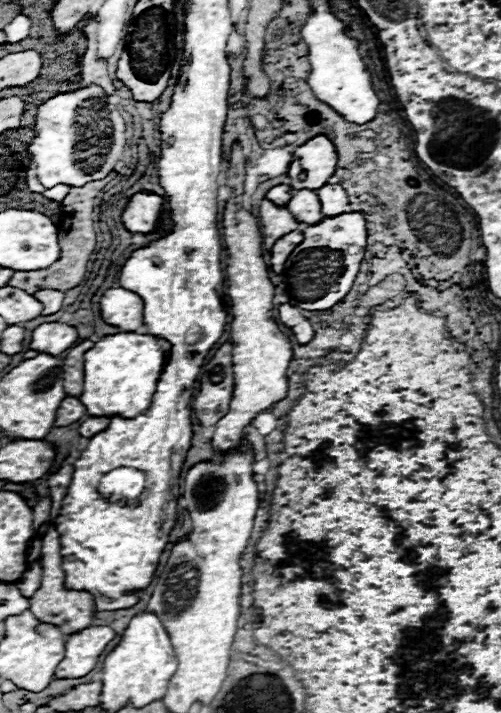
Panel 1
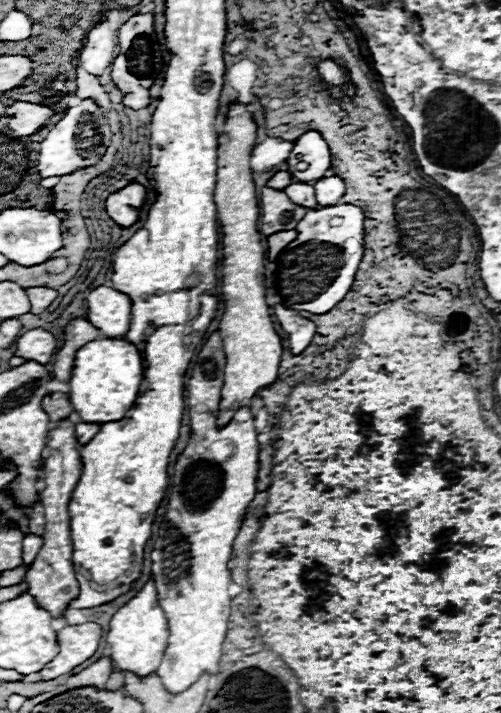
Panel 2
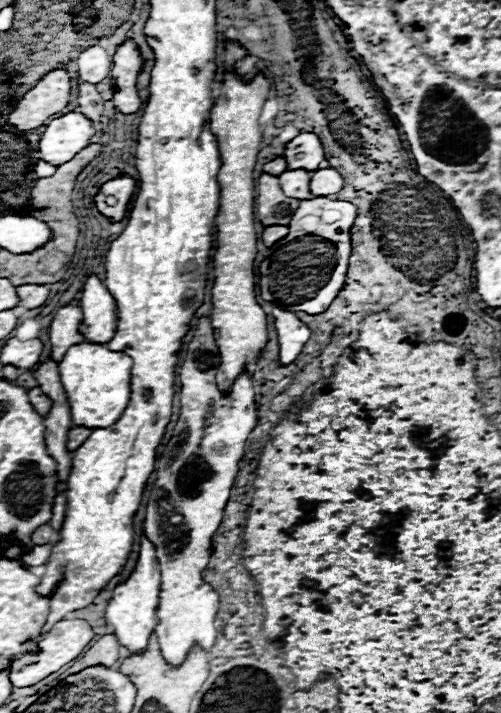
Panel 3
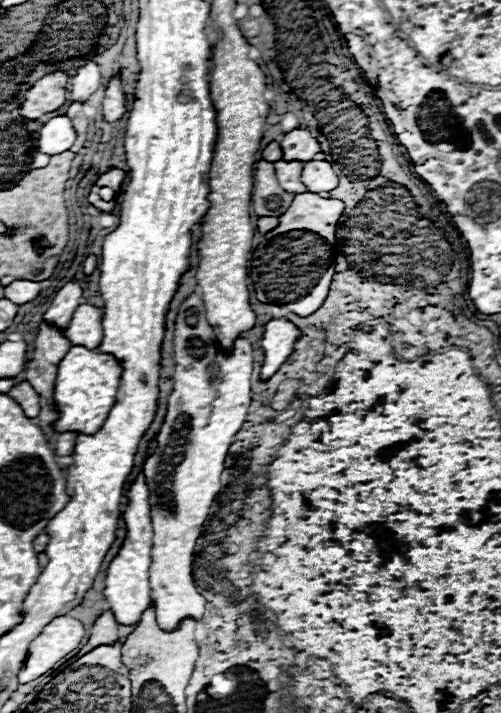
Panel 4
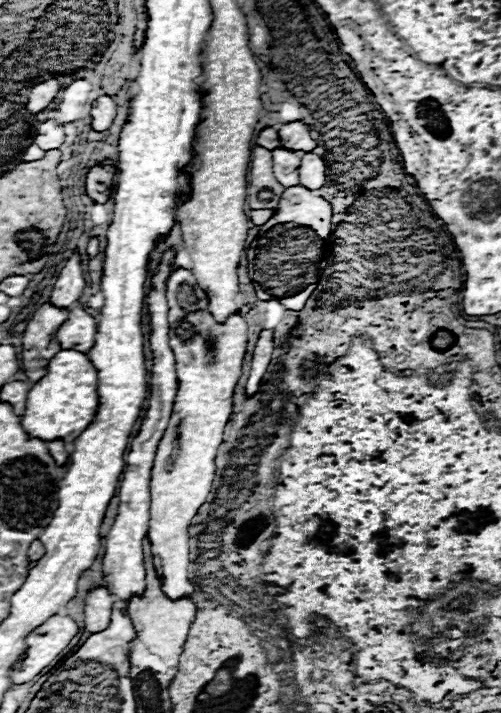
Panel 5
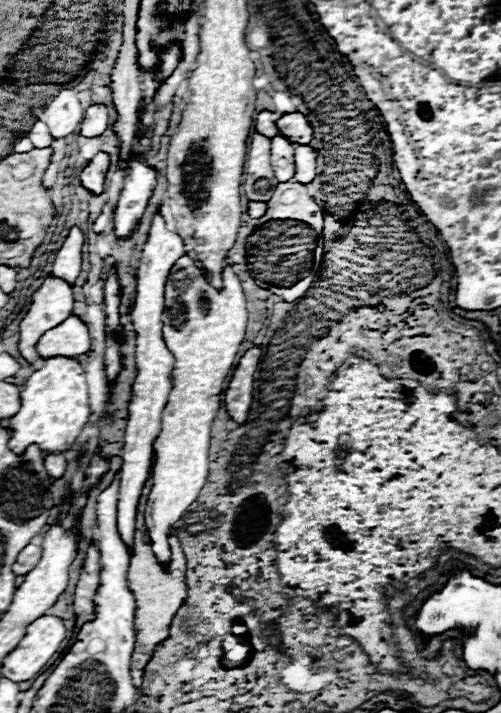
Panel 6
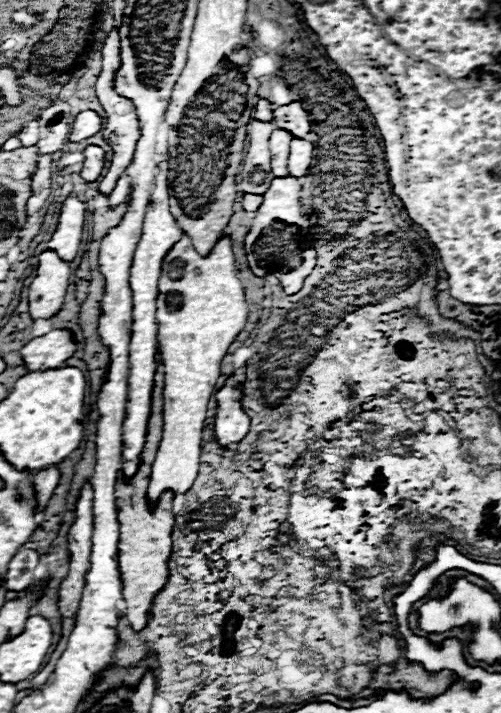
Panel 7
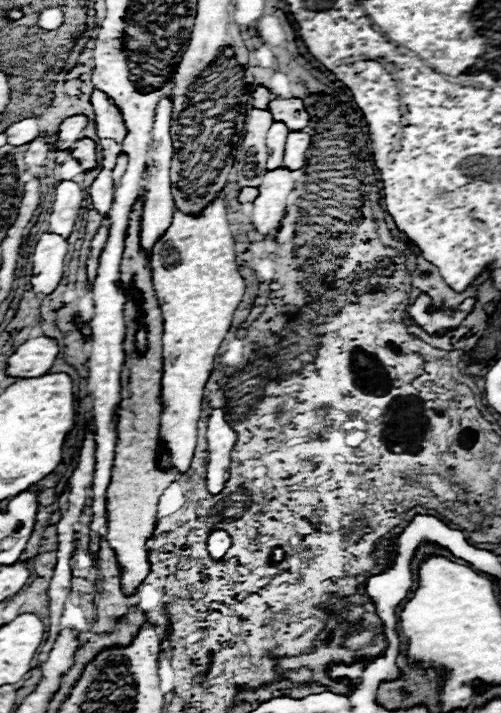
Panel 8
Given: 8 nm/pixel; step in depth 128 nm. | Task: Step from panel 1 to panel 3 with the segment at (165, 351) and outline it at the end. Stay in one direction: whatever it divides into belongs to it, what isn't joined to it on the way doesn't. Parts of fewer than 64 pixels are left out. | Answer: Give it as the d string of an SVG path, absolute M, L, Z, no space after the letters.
M82 342L68 348L60 362L60 376L72 408L74 426L106 428L120 420L130 400L130 372L132 358L126 352L114 352L106 344Z

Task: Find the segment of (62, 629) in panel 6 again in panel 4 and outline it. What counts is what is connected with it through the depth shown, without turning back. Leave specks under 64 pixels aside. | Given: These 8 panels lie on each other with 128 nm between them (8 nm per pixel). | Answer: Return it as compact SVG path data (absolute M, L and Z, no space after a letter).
M60 616L52 620L38 636L38 640L30 644L26 662L17 674L19 684L28 684L54 668L58 660L62 660L66 654L80 646L84 634L86 628L76 618Z

